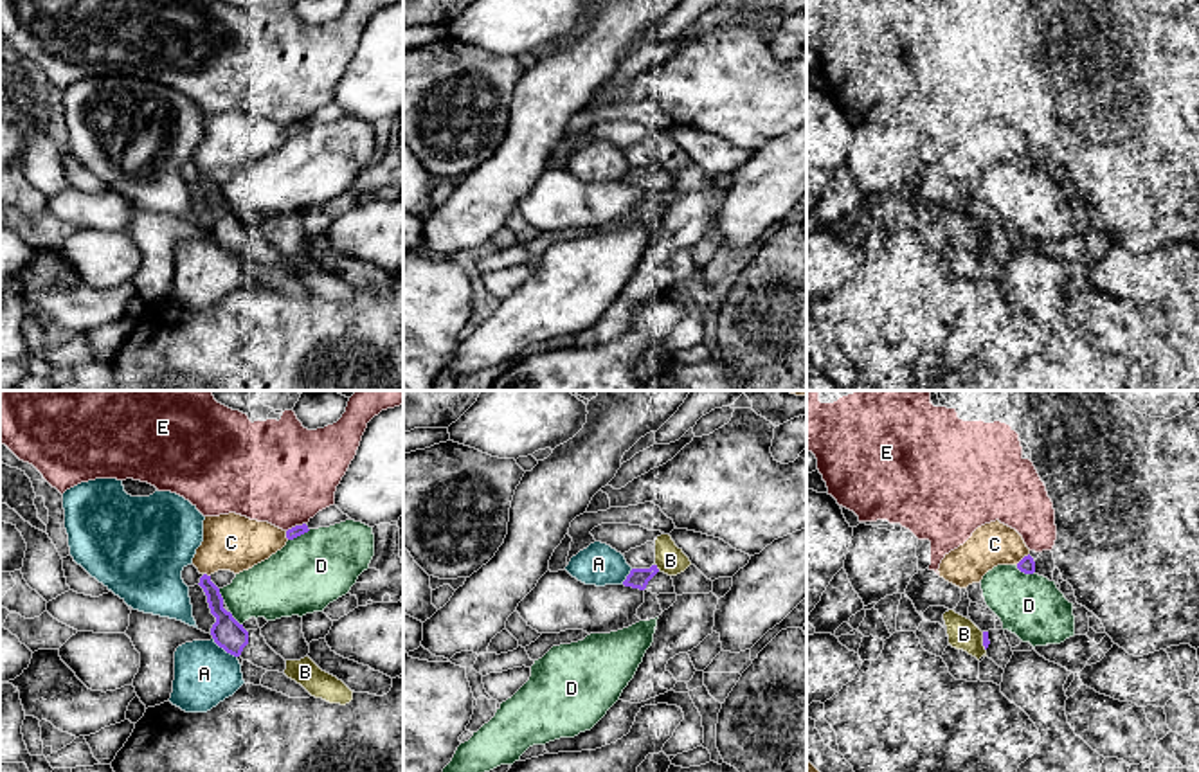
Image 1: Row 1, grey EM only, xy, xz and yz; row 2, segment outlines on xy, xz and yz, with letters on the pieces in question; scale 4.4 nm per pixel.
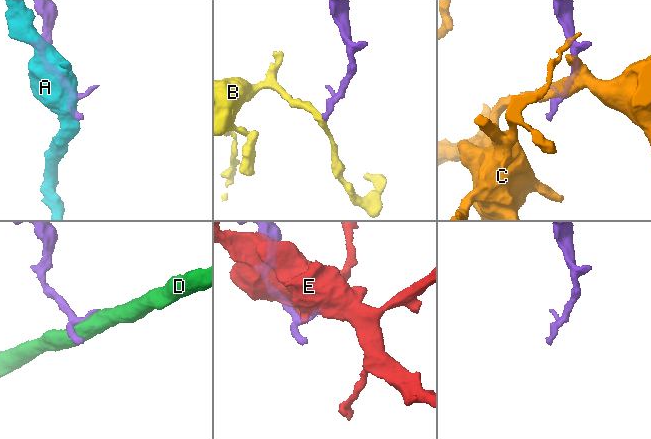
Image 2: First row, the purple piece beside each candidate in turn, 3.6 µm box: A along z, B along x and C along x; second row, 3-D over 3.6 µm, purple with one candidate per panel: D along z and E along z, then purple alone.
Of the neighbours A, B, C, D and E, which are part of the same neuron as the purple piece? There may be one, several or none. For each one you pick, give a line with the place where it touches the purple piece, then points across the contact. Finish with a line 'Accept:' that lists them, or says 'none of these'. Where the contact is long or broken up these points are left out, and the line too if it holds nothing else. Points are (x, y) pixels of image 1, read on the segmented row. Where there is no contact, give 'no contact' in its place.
Accept: none of these

